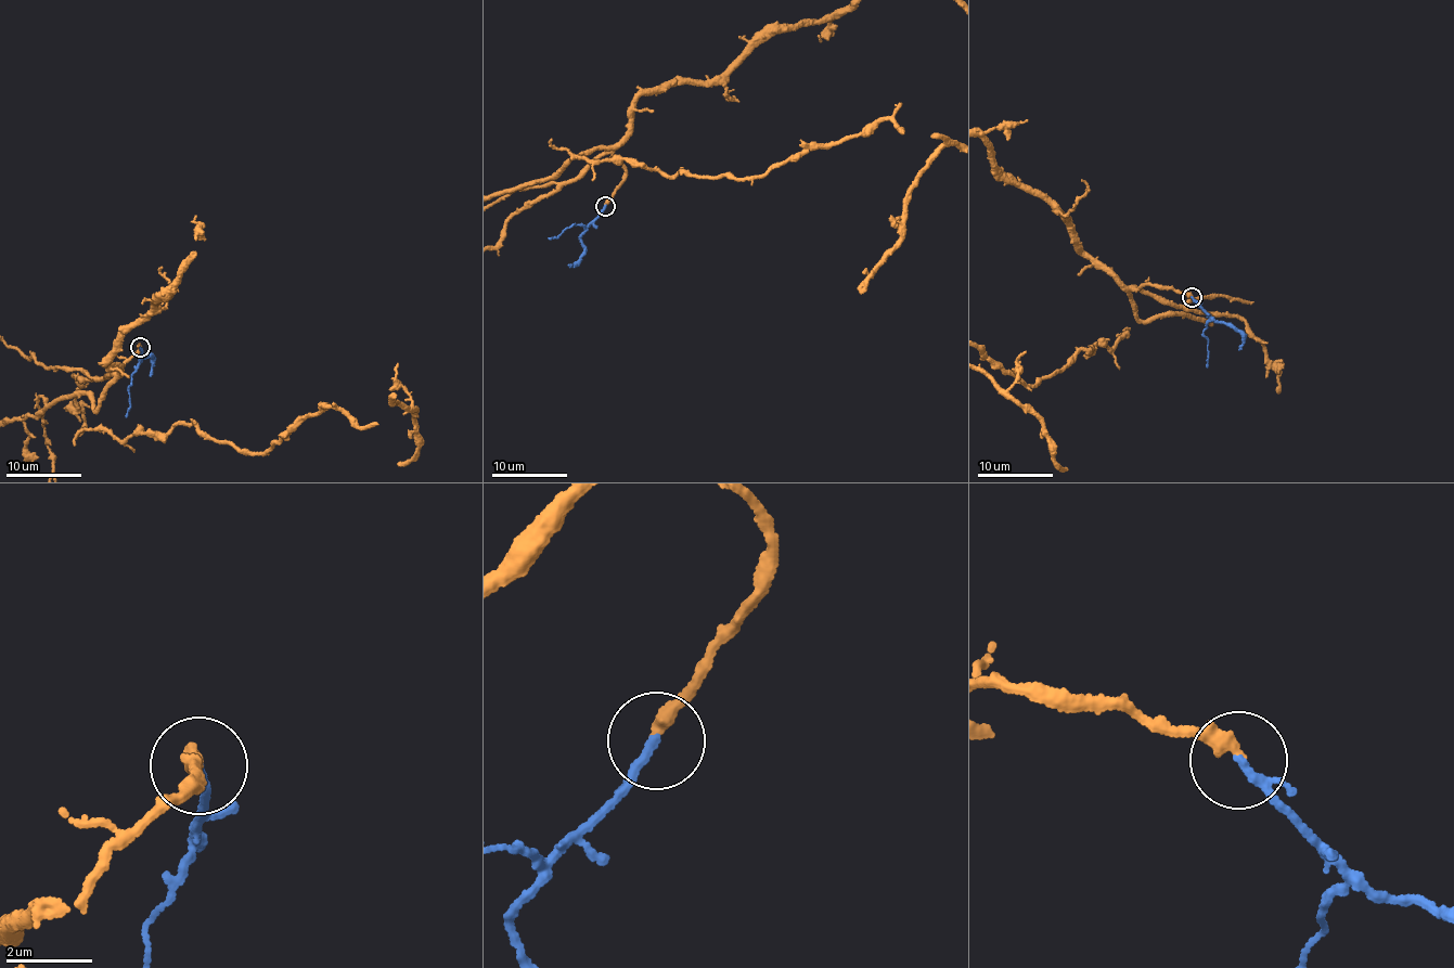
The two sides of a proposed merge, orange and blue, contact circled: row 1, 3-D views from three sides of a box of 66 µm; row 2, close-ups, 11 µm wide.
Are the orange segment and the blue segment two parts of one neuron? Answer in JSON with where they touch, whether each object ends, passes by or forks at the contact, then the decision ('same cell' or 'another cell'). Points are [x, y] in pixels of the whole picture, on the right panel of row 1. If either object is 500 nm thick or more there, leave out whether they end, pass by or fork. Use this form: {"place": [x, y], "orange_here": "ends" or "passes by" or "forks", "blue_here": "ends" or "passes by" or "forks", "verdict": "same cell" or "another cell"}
{"place": [1192, 297], "orange_here": "ends", "blue_here": "ends", "verdict": "same cell"}

